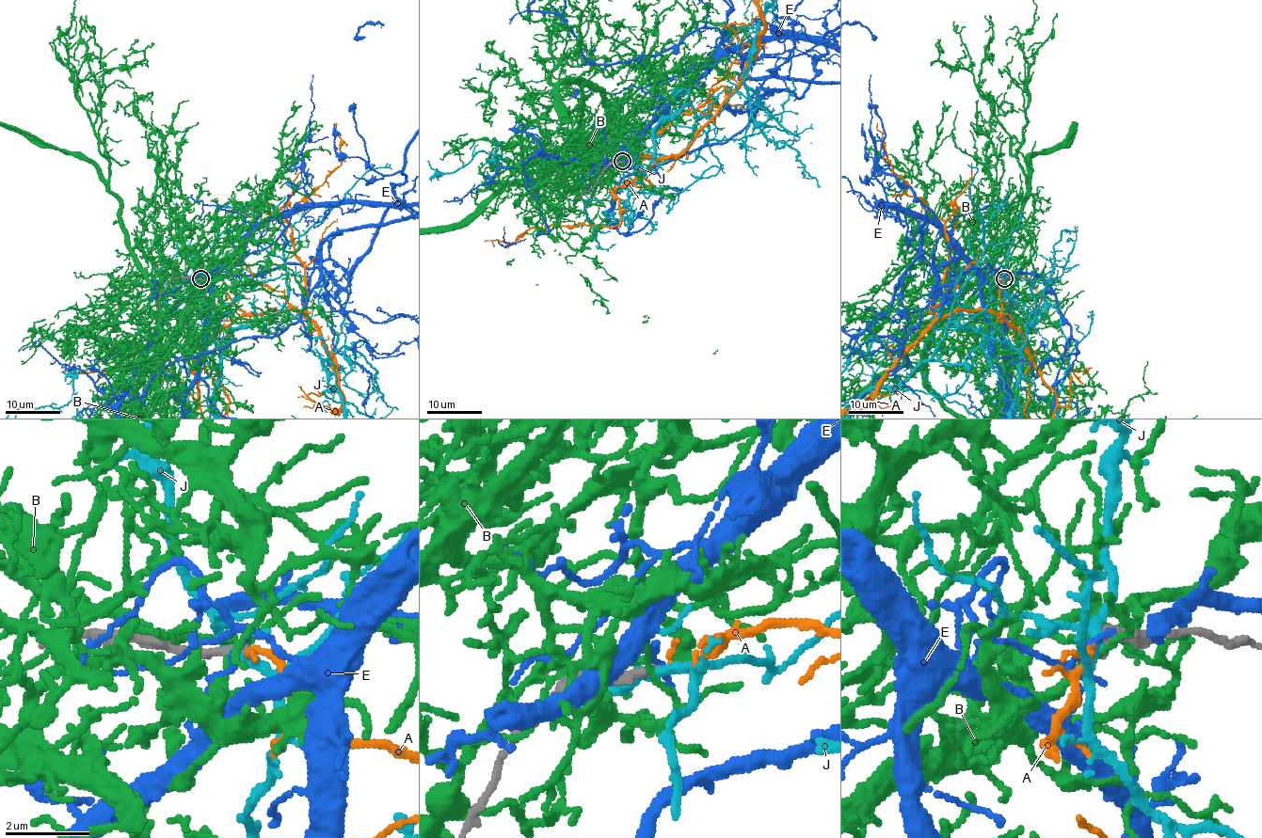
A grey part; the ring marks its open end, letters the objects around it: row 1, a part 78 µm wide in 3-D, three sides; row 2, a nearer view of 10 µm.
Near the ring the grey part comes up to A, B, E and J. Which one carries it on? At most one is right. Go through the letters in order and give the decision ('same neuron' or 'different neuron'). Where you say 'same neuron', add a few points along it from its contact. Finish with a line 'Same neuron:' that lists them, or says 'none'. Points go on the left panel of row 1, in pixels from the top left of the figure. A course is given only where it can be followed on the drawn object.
A: different neuron
B: different neuron
E: different neuron
J: different neuron
Same neuron: none

